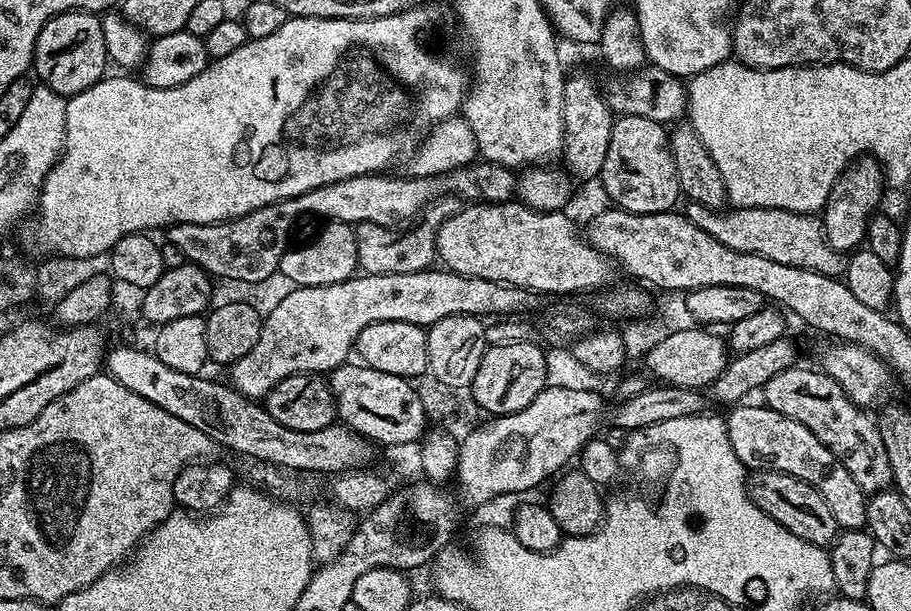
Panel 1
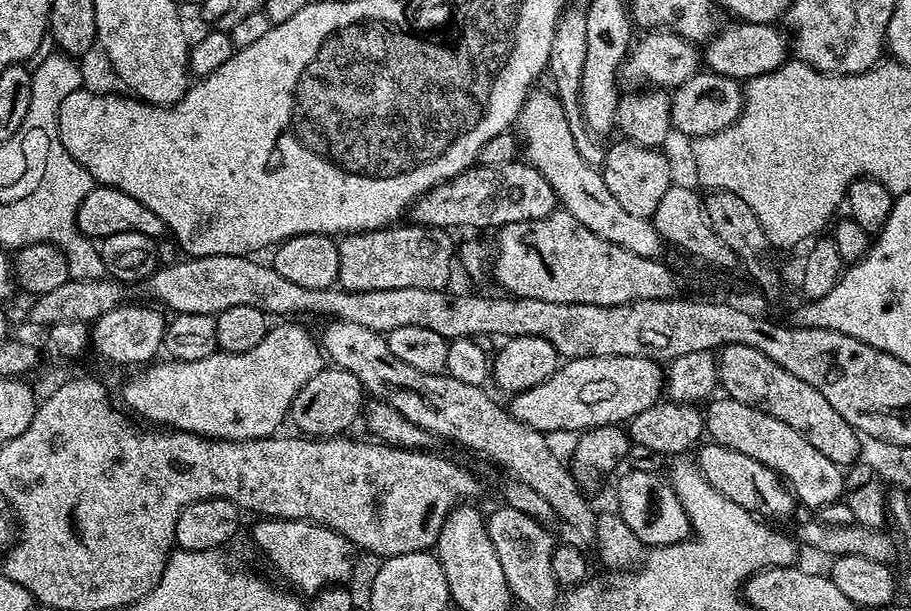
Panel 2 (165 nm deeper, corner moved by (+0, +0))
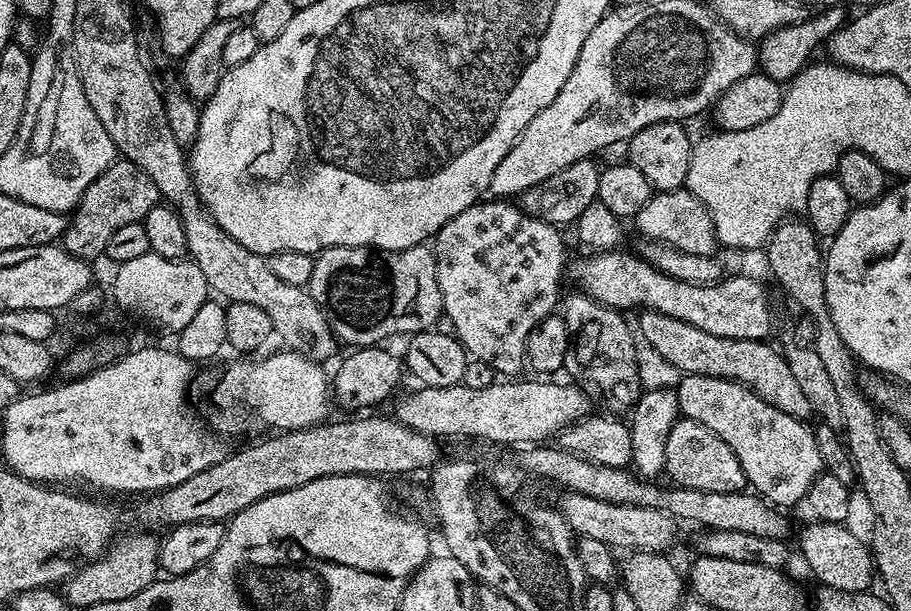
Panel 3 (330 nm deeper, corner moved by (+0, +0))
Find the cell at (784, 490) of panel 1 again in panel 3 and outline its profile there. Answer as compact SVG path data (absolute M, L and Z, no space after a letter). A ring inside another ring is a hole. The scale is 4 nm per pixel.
M687 418L678 419L666 438L664 472L677 488L706 490L714 494L738 492L746 484L742 466L738 466L738 458L734 458L734 450L730 450L718 434Z

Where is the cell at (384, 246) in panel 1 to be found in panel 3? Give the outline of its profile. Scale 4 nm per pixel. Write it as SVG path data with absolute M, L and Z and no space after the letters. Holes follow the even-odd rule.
M419 244L413 248L407 248L401 252L394 250L382 250L381 248L355 248L354 246L334 246L333 248L325 248L314 259L314 274L310 274L310 282L308 283L308 293L314 298L317 306L324 311L324 317L328 319L328 325L337 341L341 345L349 344L349 349L371 348L373 346L383 345L384 340L388 340L391 336L404 336L415 334L418 332L427 332L435 329L439 320L444 316L444 307L442 306L442 290L438 290L438 266L436 265L436 253L431 247Z

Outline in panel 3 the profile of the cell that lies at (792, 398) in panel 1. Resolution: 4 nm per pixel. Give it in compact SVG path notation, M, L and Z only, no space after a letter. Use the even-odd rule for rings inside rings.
M644 310L639 316L639 339L662 354L681 374L733 380L758 394L758 398L770 402L770 406L794 418L807 421L813 415L810 402L806 402L806 394L798 390L798 382L794 379L794 374L790 374L790 366L777 349L775 352L771 348L771 343L762 340L718 338L718 334L706 334L706 330L698 330L698 326L690 326L690 322L678 322L678 318L670 318L657 312Z

